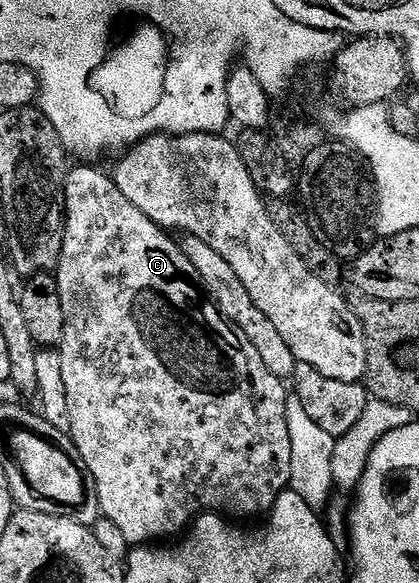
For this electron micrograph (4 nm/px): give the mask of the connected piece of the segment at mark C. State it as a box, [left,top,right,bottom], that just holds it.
[55,167,291,546]

